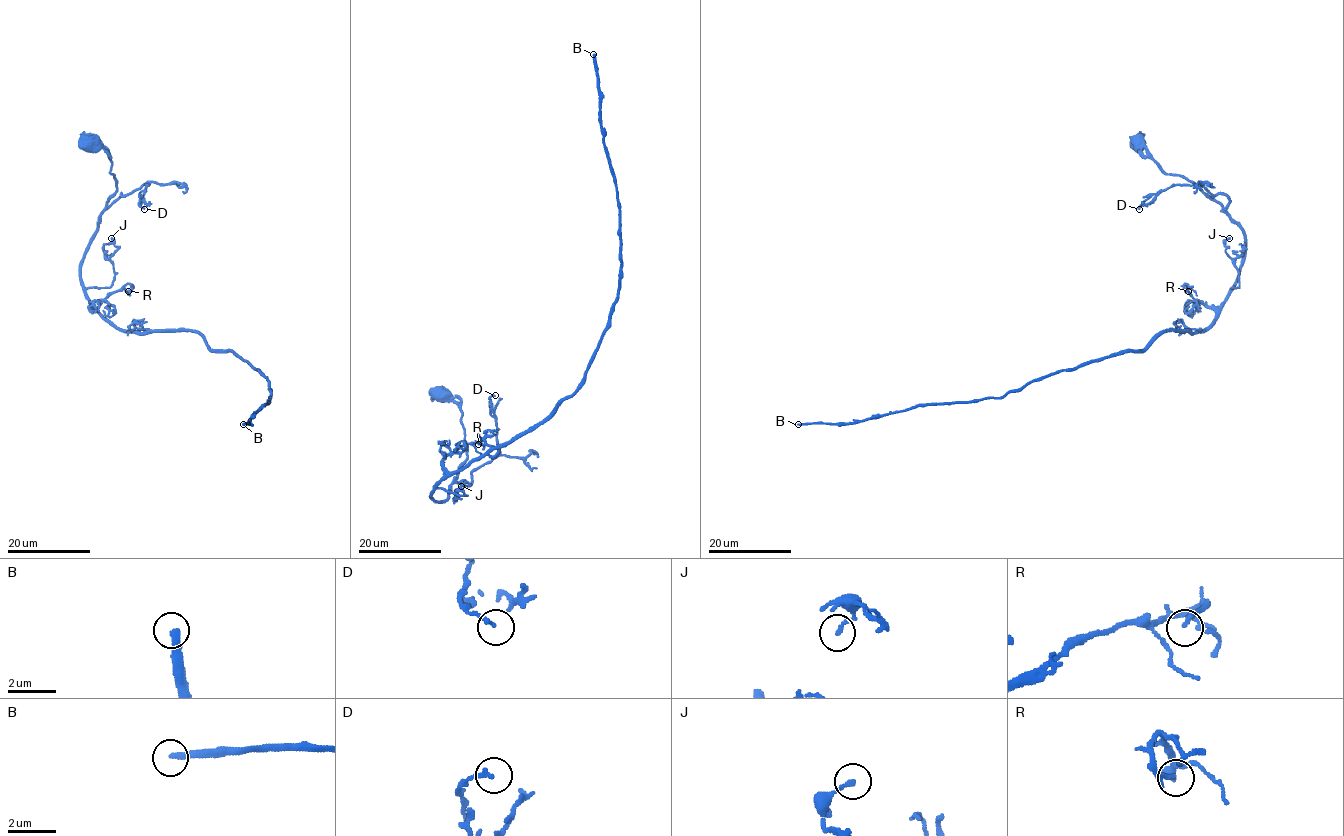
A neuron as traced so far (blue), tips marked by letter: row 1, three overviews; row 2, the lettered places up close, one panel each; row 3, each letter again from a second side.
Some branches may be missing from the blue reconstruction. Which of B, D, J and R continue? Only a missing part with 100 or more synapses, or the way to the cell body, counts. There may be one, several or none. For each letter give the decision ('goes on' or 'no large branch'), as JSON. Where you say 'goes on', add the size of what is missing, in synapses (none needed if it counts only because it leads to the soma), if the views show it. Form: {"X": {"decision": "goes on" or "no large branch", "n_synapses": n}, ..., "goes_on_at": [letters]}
{"B": {"decision": "goes on", "n_synapses": 700}, "D": {"decision": "no large branch"}, "J": {"decision": "no large branch"}, "R": {"decision": "no large branch"}, "goes_on_at": ["B"]}

